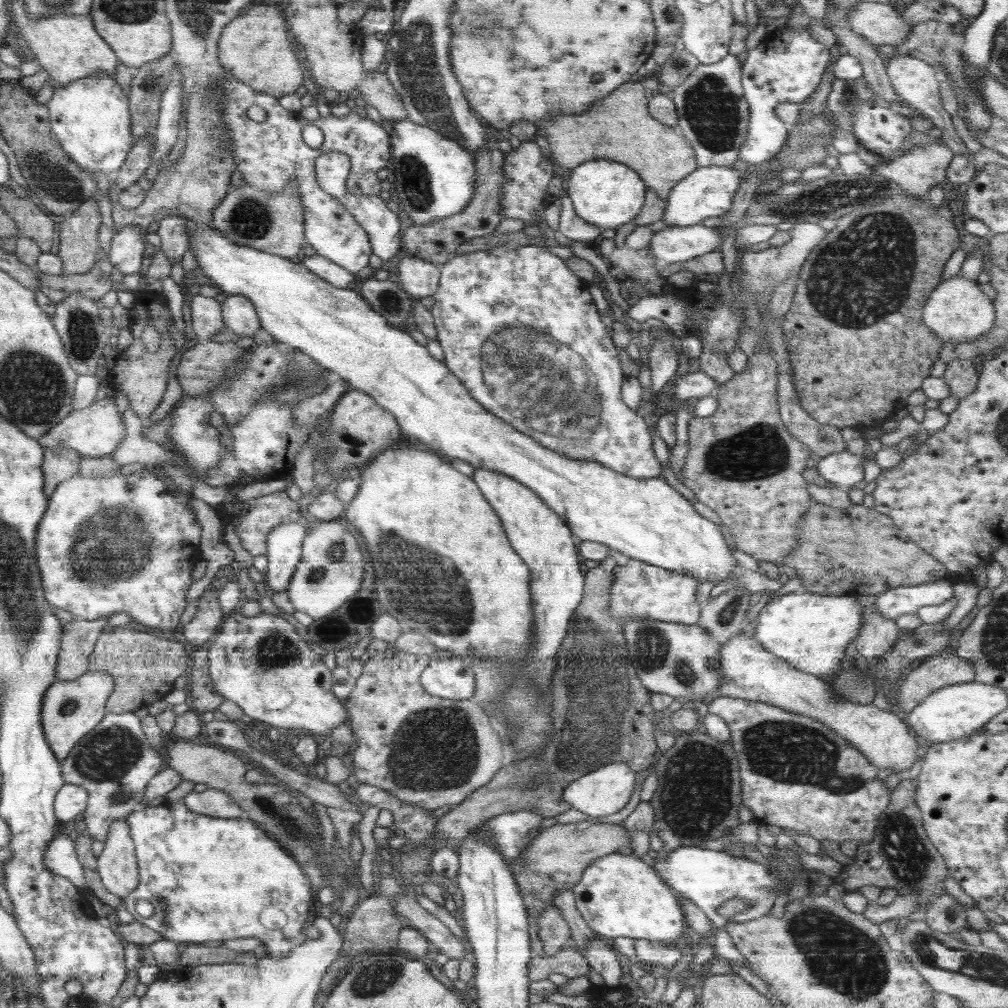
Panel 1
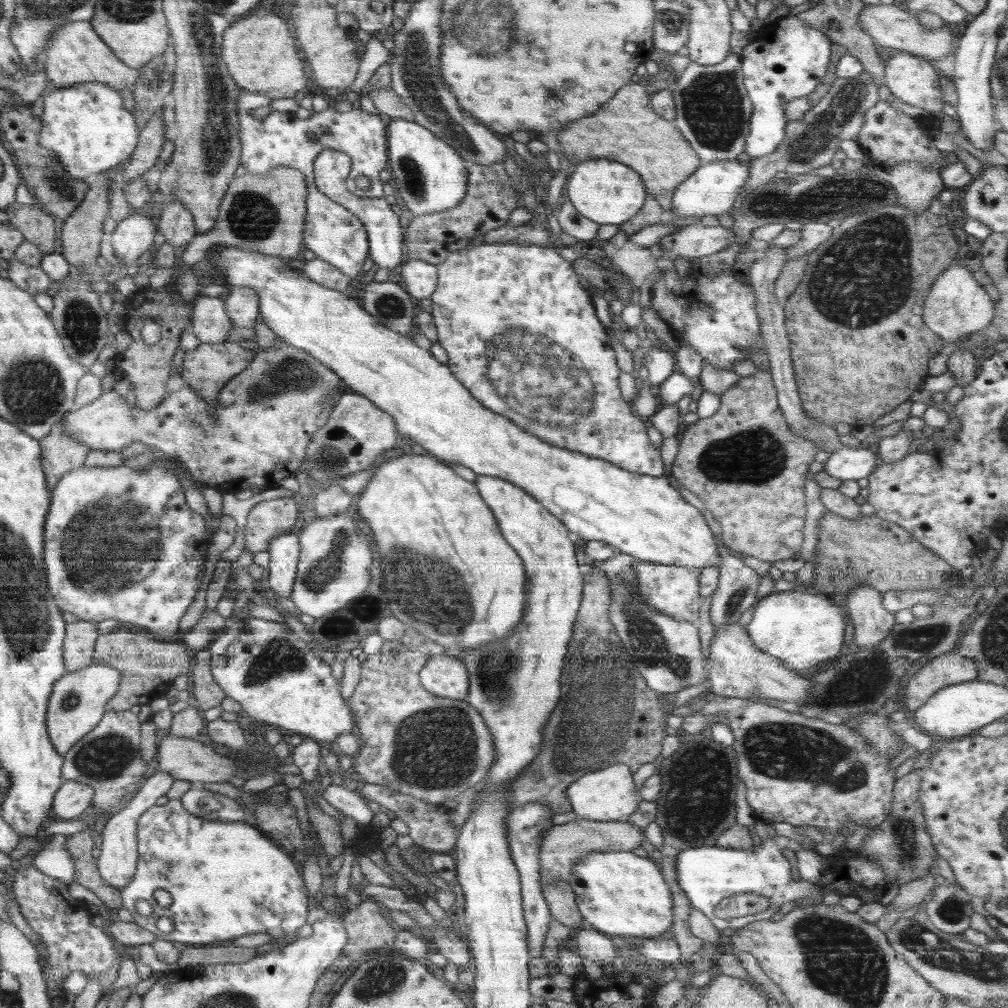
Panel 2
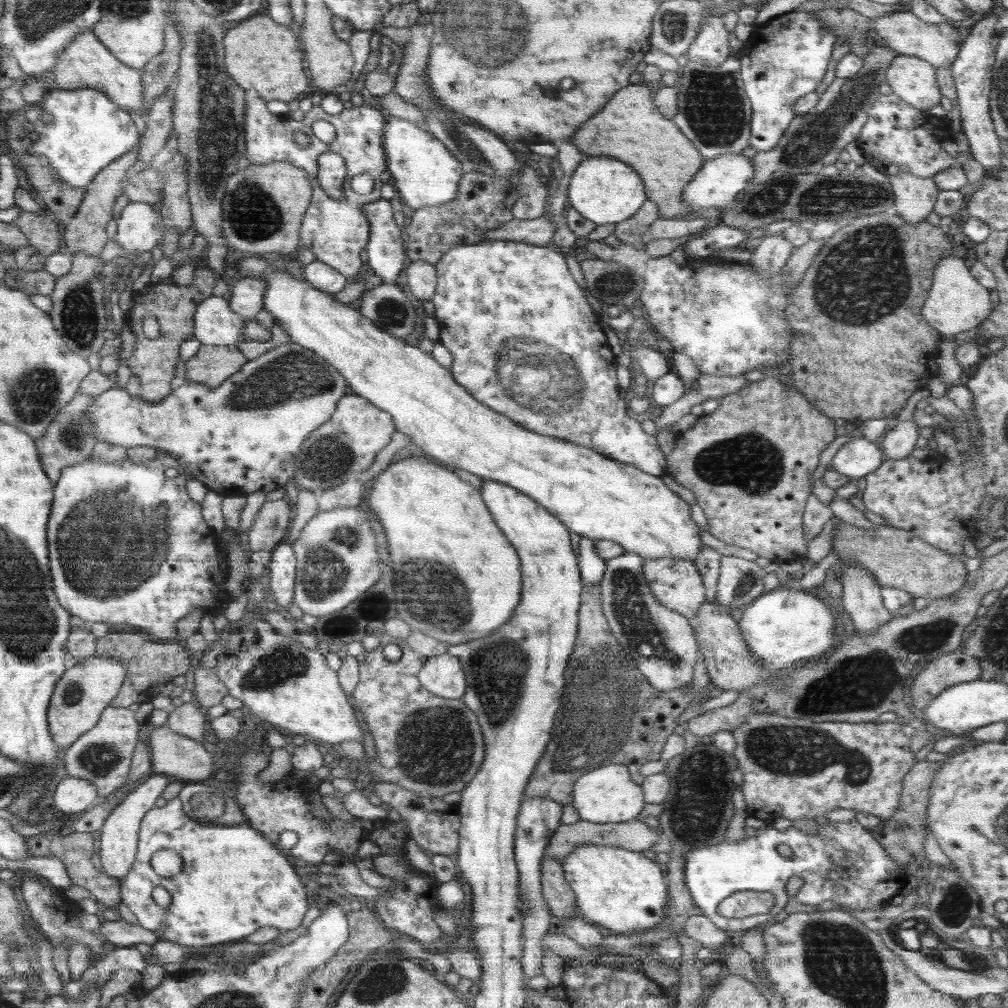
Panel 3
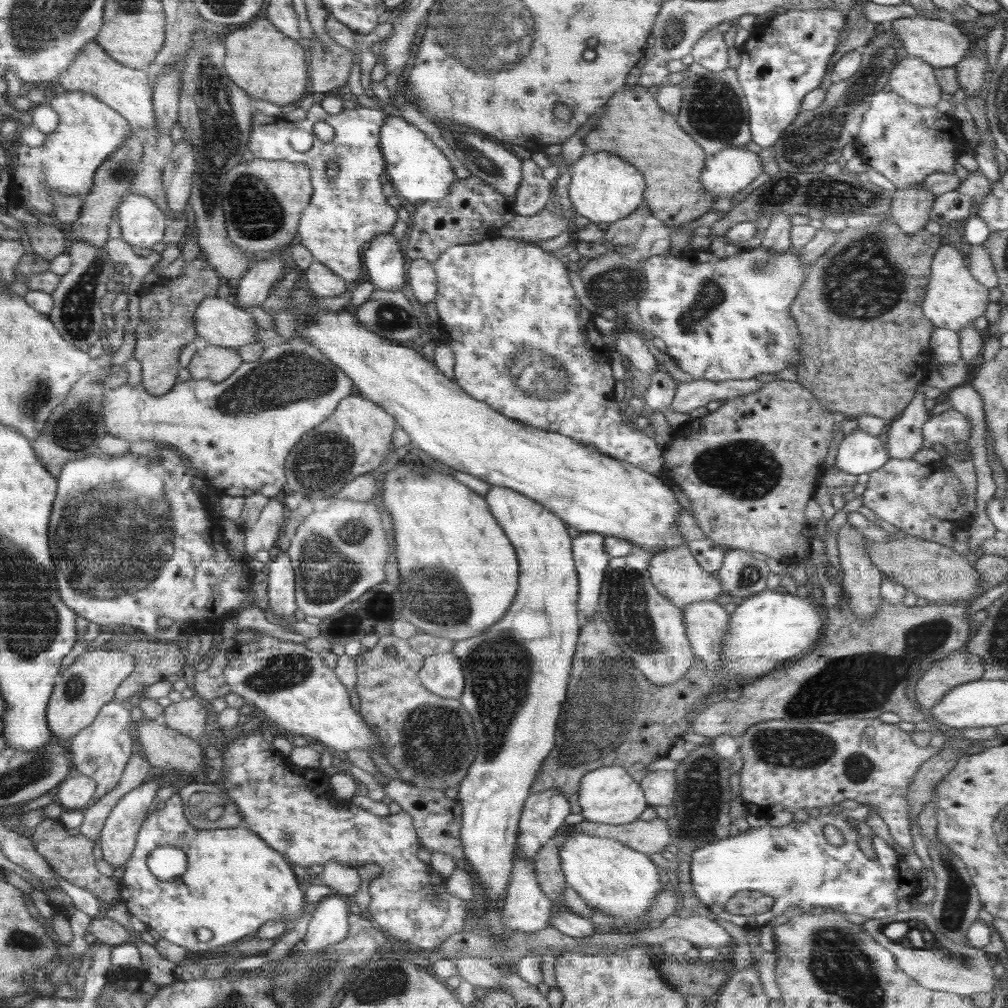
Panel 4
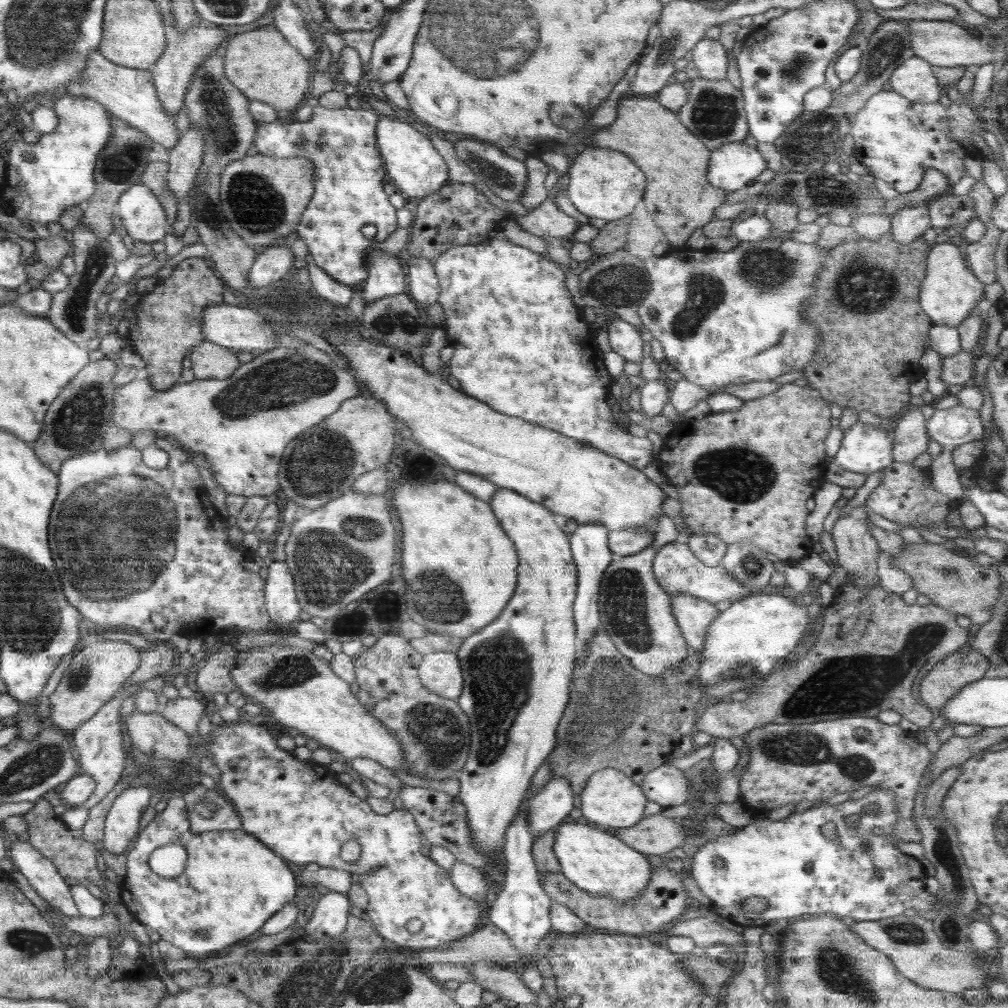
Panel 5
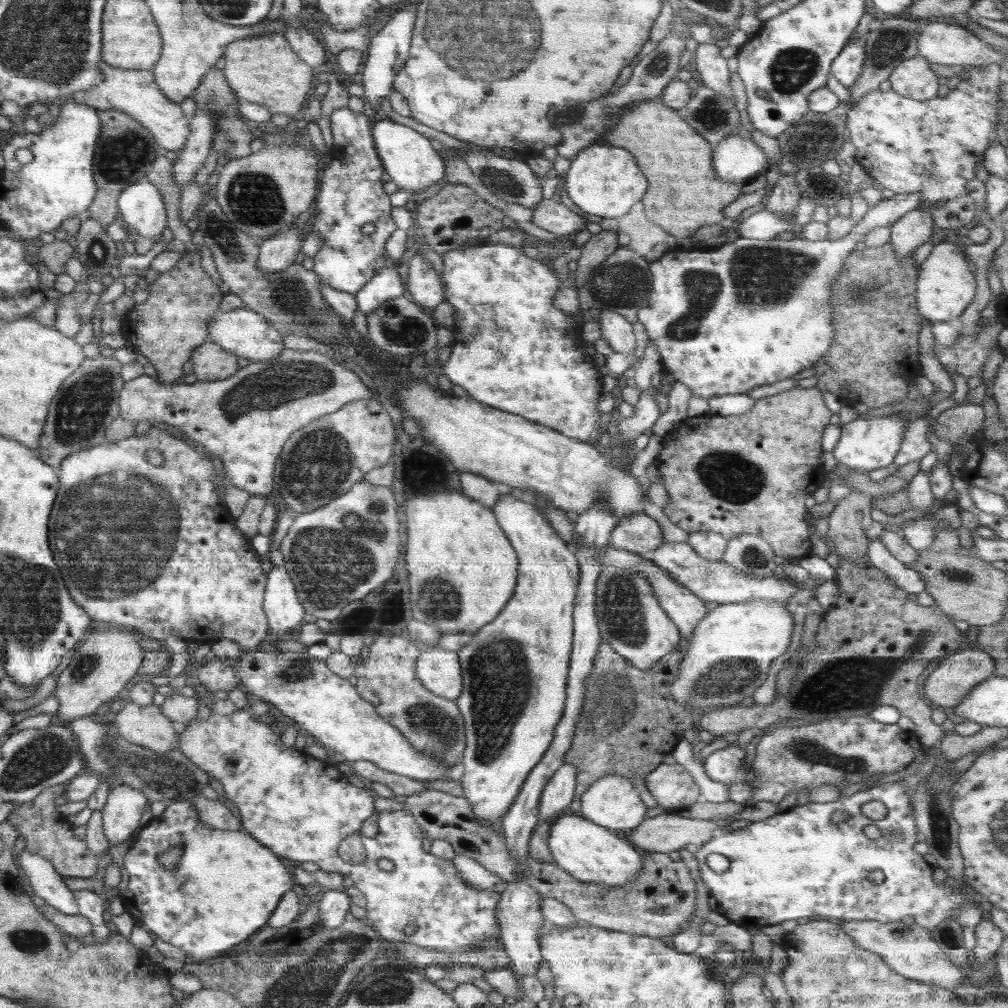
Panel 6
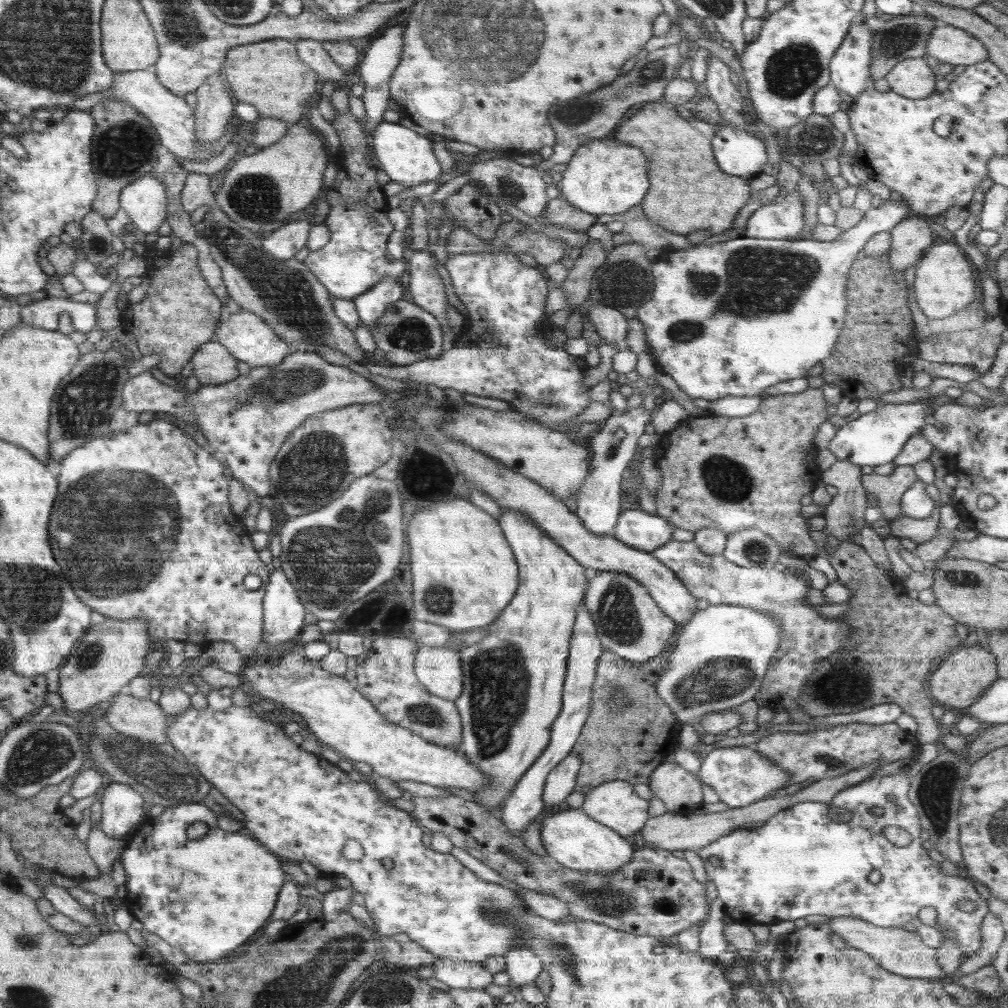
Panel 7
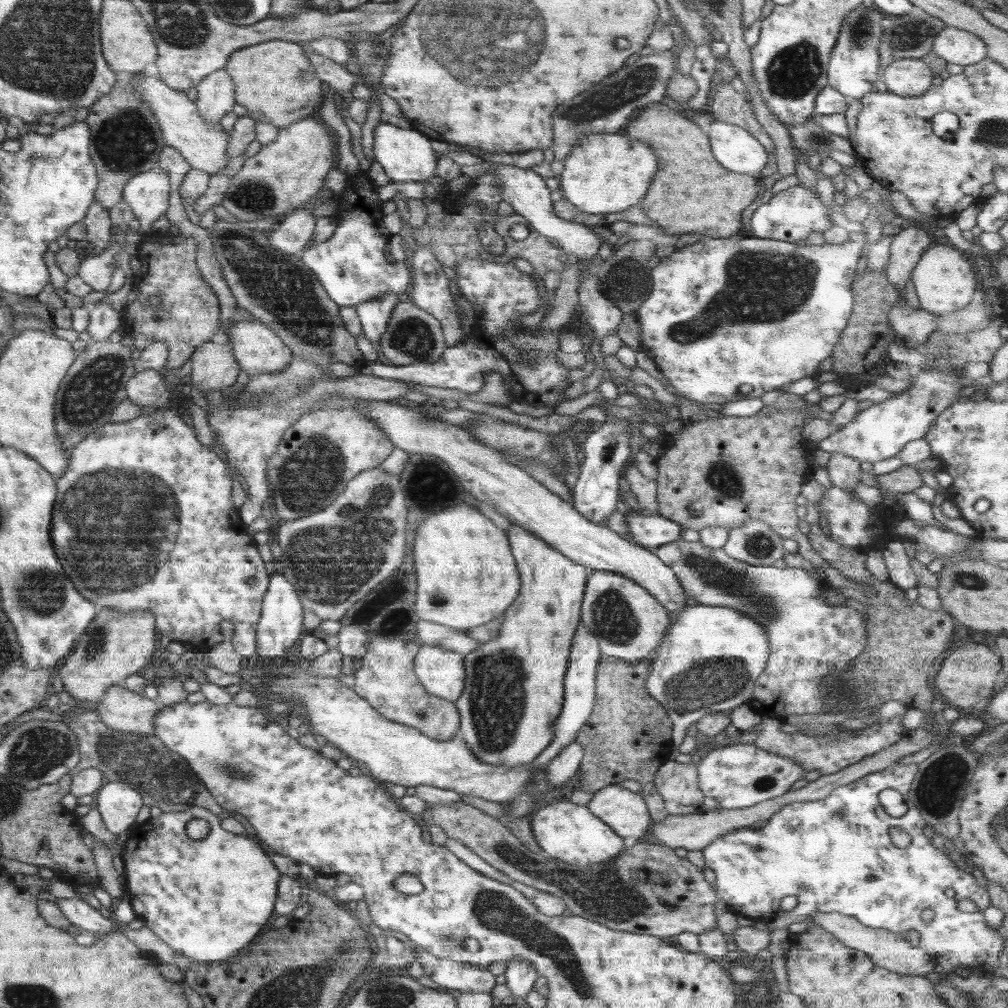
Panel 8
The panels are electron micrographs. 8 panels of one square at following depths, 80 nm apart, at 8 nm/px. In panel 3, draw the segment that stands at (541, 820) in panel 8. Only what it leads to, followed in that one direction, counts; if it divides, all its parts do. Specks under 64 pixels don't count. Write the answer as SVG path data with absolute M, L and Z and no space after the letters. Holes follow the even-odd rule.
M581 844L563 859L562 868L567 883L575 892L575 904L588 923L600 924L602 928L614 930L615 934L624 934L656 928L666 915L668 894L664 872L659 862L648 859L641 852L606 844Z

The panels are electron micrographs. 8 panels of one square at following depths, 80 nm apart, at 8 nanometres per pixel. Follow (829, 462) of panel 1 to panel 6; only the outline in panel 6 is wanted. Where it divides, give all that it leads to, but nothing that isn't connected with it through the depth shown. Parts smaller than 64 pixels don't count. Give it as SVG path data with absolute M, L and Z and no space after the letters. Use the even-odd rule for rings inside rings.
M907 408L898 413L897 416L892 414L892 417L856 419L842 426L839 441L832 448L832 454L837 462L859 472L886 468L895 459L903 439L905 424L912 418L912 414Z

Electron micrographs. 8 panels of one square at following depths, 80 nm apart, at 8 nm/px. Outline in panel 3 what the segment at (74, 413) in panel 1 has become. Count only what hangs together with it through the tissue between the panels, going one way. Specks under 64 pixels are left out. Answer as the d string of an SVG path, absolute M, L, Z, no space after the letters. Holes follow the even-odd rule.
M290 341L249 360L242 370L235 372L218 388L186 381L160 402L151 402L114 386L95 398L85 410L85 417L91 420L93 436L98 441L125 446L127 449L149 446L158 451L170 452L186 468L191 468L193 479L203 482L208 491L217 492L223 498L247 498L252 492L262 491L267 495L272 490L285 487L295 475L295 456L302 443L313 430L327 422L339 400L349 392L347 379L337 368L312 352L312 349Z

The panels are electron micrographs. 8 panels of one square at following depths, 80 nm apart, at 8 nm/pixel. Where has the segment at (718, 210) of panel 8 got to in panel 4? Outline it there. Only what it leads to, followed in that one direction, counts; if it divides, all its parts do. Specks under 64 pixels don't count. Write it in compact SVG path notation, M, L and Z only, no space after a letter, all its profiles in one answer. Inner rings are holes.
M627 86L626 90L616 92L610 102L606 104L604 114L600 116L598 124L584 136L586 153L608 152L620 157L632 164L642 172L645 180L645 191L643 203L651 210L651 214L660 219L664 224L666 235L671 240L671 247L668 252L671 256L680 256L684 252L692 250L690 241L692 230L687 230L686 223L691 223L700 218L706 212L710 212L712 204L718 200L713 194L706 192L699 181L699 176L704 171L708 156L704 150L688 136L682 127L677 123L675 115L664 112L656 103L646 88Z

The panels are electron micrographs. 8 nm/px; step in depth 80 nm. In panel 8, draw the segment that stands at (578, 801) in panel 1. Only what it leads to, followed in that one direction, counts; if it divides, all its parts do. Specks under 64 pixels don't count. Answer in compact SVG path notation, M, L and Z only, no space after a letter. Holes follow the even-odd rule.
M620 786L603 787L586 808L628 842L637 841L653 822L642 795Z

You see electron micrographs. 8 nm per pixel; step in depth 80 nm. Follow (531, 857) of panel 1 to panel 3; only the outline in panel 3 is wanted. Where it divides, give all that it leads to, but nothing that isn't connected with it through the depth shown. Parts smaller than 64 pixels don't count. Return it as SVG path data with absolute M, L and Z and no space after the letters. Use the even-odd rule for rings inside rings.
M636 818L623 823L593 823L580 819L577 823L558 826L549 838L544 855L555 858L562 865L563 859L566 859L581 844L606 844L626 848L634 852L642 852L642 850L650 849L654 843L662 840L661 827L659 826L658 829L659 831L656 832L648 827L646 823L638 821Z

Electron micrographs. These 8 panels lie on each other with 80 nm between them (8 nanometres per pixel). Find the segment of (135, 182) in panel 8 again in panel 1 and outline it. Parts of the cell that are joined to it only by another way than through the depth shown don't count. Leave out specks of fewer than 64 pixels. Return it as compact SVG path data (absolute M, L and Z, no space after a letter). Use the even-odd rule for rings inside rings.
M139 224L125 226L116 232L111 240L107 258L124 275L138 273L138 268L142 264L144 242L138 227L141 226Z

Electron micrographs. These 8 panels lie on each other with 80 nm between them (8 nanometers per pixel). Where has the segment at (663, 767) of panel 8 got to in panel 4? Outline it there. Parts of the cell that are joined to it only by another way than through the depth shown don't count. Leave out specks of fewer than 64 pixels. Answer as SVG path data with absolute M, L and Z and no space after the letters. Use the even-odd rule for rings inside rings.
M649 771L639 786L649 805L671 806L678 792L673 771Z

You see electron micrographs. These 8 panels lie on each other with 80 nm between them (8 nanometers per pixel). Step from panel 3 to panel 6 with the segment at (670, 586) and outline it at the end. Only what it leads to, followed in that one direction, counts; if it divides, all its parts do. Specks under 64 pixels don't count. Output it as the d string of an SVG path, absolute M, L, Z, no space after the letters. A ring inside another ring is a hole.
M688 542L662 544L650 553L650 560L664 569L674 581L685 586L690 592L693 592L698 598L705 602L718 602L720 605L746 602L749 600L778 601L786 608L789 608L788 598L792 596L802 585L792 582L789 578L779 580L774 576L756 579L738 569L730 567L724 561L706 561L696 554L696 551L688 545Z

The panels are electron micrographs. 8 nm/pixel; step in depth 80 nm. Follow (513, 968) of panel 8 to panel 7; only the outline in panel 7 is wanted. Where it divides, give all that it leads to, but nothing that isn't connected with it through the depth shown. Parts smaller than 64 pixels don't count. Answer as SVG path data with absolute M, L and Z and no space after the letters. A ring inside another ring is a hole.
M524 945L512 947L503 957L506 961L505 971L510 978L510 986L516 994L522 986L532 984L543 971L542 961Z

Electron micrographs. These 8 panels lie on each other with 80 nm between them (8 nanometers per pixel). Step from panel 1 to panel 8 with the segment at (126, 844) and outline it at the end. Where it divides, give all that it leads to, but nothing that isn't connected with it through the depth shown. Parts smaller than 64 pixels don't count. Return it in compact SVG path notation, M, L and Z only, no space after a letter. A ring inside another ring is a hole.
M107 779L94 805L101 812L106 830L119 835L136 820L142 800L138 798L138 792L128 786L128 782Z

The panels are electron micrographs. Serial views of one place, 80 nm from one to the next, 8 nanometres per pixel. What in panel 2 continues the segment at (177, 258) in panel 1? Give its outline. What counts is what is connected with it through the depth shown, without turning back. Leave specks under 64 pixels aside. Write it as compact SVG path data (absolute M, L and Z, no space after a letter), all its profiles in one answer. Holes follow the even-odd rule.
M172 200L170 204L162 207L158 224L159 232L164 235L164 242L175 248L186 246L198 235L194 217L179 200Z

